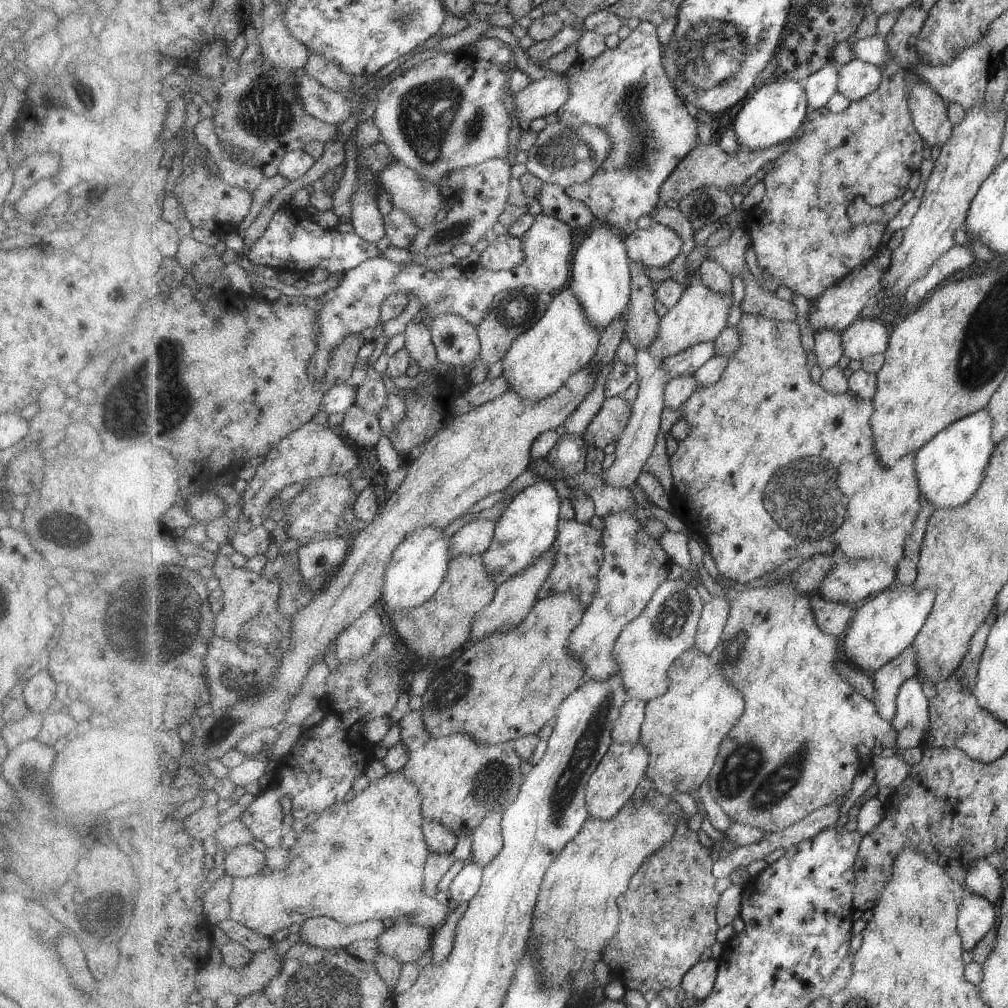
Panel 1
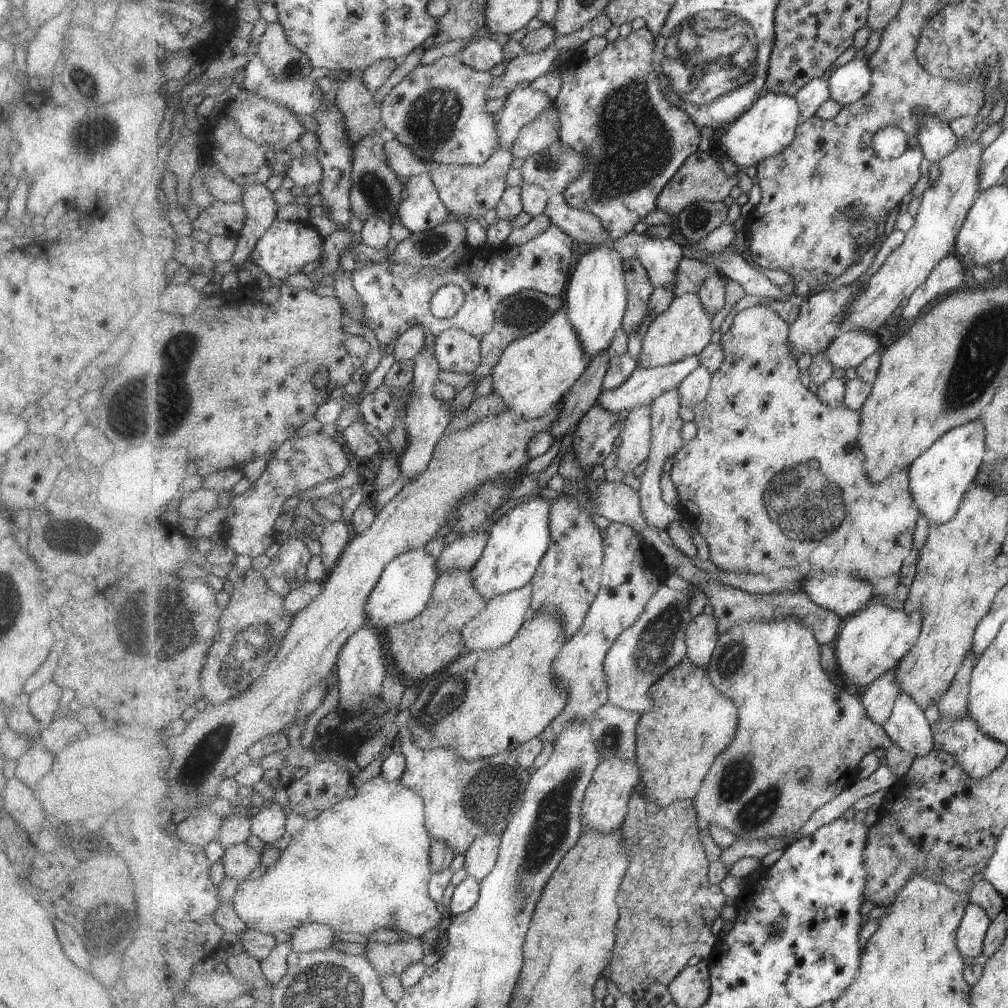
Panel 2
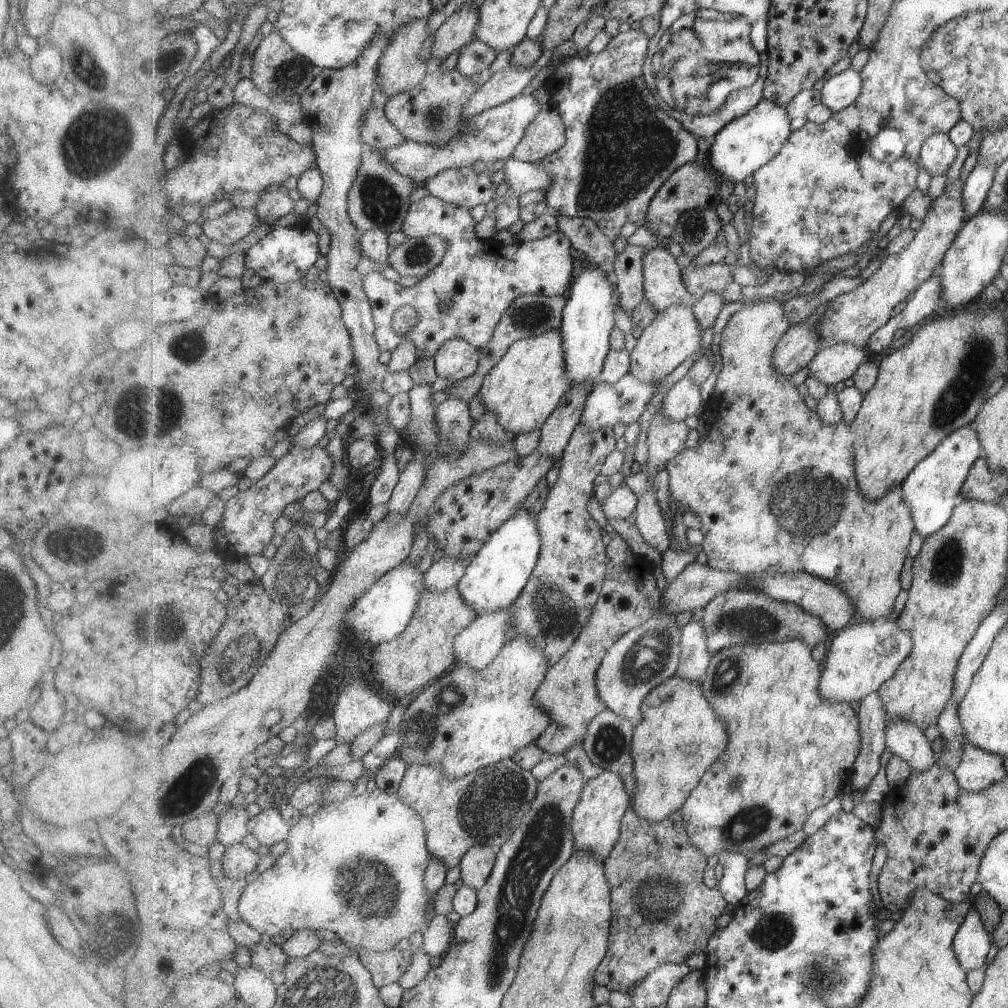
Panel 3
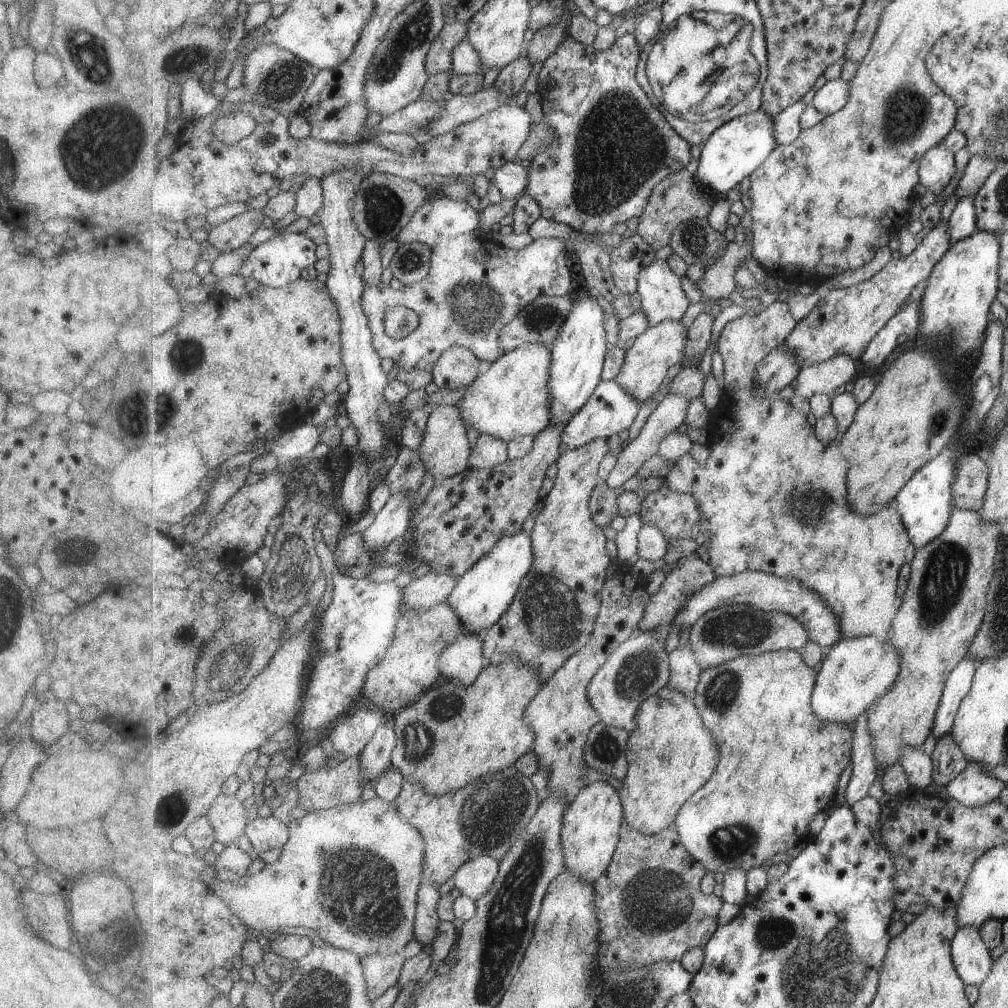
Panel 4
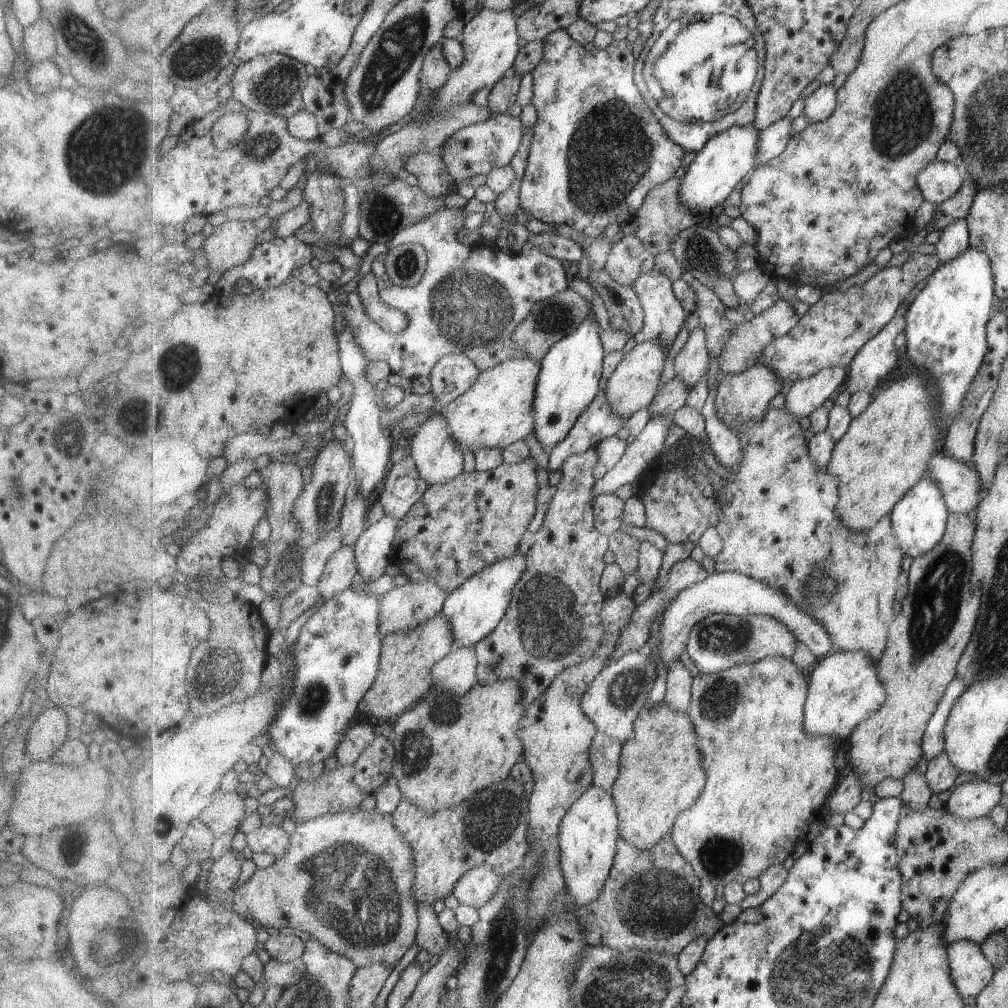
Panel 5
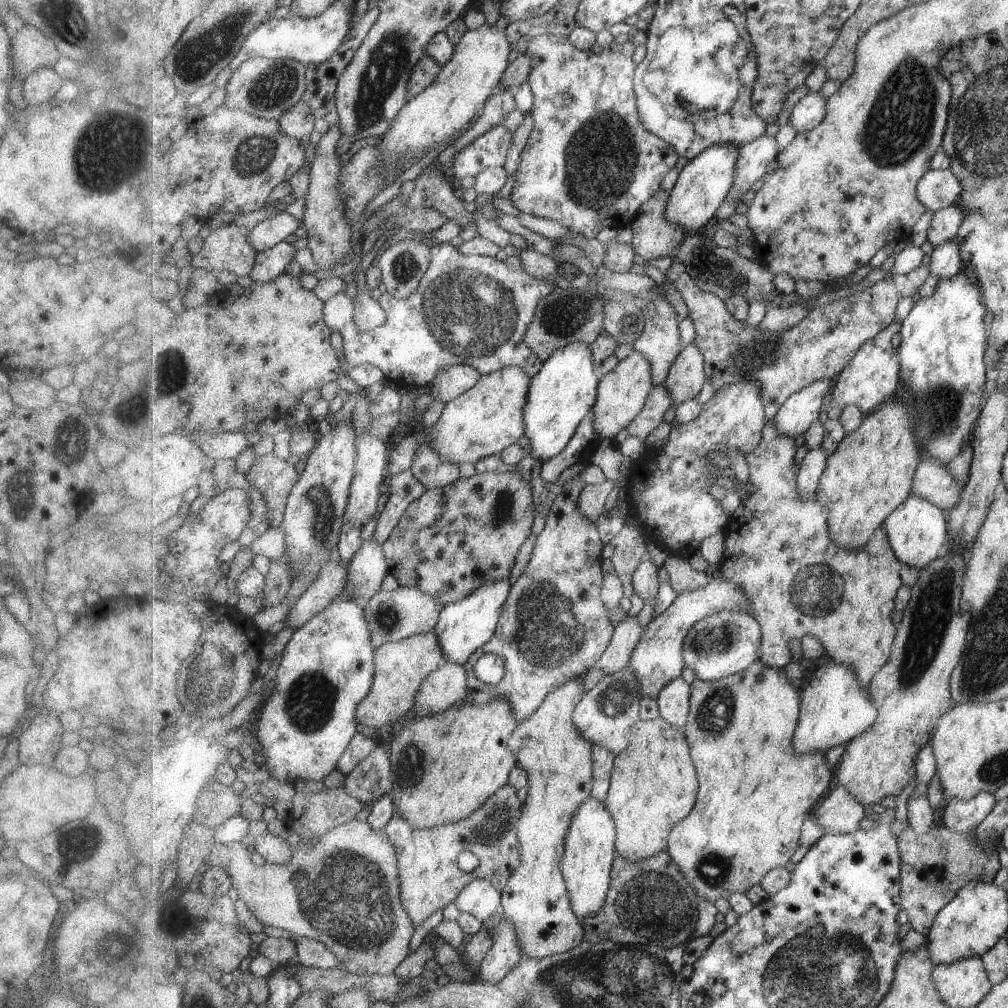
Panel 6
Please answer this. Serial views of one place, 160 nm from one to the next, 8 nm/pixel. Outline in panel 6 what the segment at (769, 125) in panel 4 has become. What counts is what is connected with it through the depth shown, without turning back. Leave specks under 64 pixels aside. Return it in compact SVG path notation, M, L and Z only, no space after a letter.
M733 143L711 145L697 158L688 161L680 170L677 181L670 191L666 208L667 220L688 230L701 230L716 218L716 212L728 198L736 180L736 166L739 163L741 146Z

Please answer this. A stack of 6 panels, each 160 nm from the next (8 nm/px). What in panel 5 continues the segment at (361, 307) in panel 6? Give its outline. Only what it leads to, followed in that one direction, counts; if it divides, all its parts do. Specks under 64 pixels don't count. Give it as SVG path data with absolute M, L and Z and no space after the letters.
M370 272L361 279L357 294L361 295L365 312L383 330L389 333L403 332L410 323L407 316L397 308L387 305L380 297L379 288L377 288L377 277Z

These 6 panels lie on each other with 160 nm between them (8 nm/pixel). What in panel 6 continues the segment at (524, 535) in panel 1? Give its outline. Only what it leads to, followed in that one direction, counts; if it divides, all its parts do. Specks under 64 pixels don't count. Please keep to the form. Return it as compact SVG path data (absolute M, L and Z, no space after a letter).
M507 579L488 582L472 592L466 599L444 607L434 631L439 637L447 660L465 666L473 653L483 648L493 638L511 590L511 582Z

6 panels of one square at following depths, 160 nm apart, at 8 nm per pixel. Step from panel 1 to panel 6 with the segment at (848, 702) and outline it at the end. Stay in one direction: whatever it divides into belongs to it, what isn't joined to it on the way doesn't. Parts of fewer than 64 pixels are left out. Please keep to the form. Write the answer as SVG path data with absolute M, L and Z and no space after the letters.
M757 659L747 670L729 675L718 681L702 681L695 678L691 683L691 708L685 733L689 741L690 748L693 748L693 760L697 760L697 772L701 772L701 792L697 796L697 808L693 808L691 814L676 824L670 834L667 852L679 865L688 881L696 888L699 898L717 902L719 898L728 900L733 893L746 893L755 885L761 885L765 876L773 869L784 867L789 864L789 860L795 856L799 850L799 840L801 840L801 828L808 817L814 815L815 802L819 802L827 792L829 786L833 784L833 772L827 766L825 753L813 751L801 755L796 752L793 746L797 725L800 722L801 697L800 692L795 690L795 686L789 682L791 670L781 670L777 667L770 667L763 661Z

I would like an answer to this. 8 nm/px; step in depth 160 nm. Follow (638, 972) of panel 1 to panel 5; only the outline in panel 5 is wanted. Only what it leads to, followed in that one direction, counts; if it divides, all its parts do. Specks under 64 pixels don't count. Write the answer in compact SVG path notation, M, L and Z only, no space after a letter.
M666 836L651 850L642 851L620 838L612 871L606 880L604 890L597 900L579 908L581 926L589 936L591 946L610 946L615 950L653 950L666 955L677 955L700 936L712 939L725 925L721 918L707 906L700 896L702 880L694 866L681 854L672 836Z

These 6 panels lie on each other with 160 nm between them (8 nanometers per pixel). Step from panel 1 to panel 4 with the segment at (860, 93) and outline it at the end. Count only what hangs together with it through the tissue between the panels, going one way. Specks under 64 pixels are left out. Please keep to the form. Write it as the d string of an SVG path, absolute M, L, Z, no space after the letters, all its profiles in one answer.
M840 78L824 82L812 98L811 106L817 108L825 116L835 114L849 102L851 87L850 82Z

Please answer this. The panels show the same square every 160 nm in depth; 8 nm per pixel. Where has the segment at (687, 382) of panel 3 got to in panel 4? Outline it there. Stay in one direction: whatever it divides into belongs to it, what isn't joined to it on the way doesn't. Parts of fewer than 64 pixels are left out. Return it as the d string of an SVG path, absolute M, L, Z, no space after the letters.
M671 393L665 395L664 399L660 401L656 409L648 417L638 436L620 452L615 468L605 480L611 488L621 488L627 480L637 476L637 472L643 468L643 464L649 458L653 458L655 454L660 454L661 441L664 441L672 432L675 432L681 424L685 424L690 402L686 398Z

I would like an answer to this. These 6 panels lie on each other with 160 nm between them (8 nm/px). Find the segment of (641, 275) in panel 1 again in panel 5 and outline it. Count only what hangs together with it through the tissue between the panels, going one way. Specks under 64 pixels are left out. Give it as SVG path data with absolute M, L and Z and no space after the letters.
M629 235L612 246L604 269L619 284L633 286L642 274L641 264L647 255L639 237Z

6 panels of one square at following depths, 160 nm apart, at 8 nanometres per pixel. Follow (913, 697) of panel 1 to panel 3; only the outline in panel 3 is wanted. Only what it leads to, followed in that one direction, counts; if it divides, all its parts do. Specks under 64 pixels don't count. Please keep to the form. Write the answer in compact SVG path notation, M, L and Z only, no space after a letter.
M903 719L889 720L886 728L886 748L891 754L897 755L911 765L913 771L920 773L927 772L938 761L937 752L932 747L932 742L927 740L923 729L911 721L904 721Z

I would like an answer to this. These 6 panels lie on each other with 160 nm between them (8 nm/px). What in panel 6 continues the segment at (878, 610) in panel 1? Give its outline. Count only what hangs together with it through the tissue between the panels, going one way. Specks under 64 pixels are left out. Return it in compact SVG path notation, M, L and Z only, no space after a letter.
M826 657L815 667L815 672L800 694L800 722L793 746L804 755L813 751L825 753L837 744L849 744L876 723L879 709L873 704L868 688L863 687L855 670Z

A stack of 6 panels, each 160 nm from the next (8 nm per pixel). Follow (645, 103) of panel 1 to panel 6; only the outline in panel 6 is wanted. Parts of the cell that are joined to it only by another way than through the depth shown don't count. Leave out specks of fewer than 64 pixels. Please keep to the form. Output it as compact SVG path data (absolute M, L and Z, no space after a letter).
M539 35L529 41L528 52L532 57L532 71L527 82L531 85L534 92L534 105L531 114L534 120L534 127L529 140L526 142L521 154L521 162L515 171L516 179L510 200L512 204L520 210L521 213L527 213L557 221L566 226L571 232L579 233L587 239L595 239L599 236L599 232L603 228L618 229L627 227L640 214L640 208L644 206L653 195L661 188L663 178L669 174L671 168L675 168L679 155L672 144L663 140L660 136L649 132L642 122L639 122L639 112L637 112L637 96L635 96L636 70L638 65L633 60L637 44L632 41L626 43L613 43L604 49L600 54L591 51L580 51L568 37L560 37L557 35Z

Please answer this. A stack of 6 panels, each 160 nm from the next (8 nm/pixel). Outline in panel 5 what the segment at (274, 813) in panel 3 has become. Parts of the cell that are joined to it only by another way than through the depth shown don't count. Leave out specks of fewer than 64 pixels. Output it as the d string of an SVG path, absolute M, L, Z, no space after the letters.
M261 826L247 834L247 845L252 852L266 852L277 858L283 857L290 844L290 834L278 826Z

